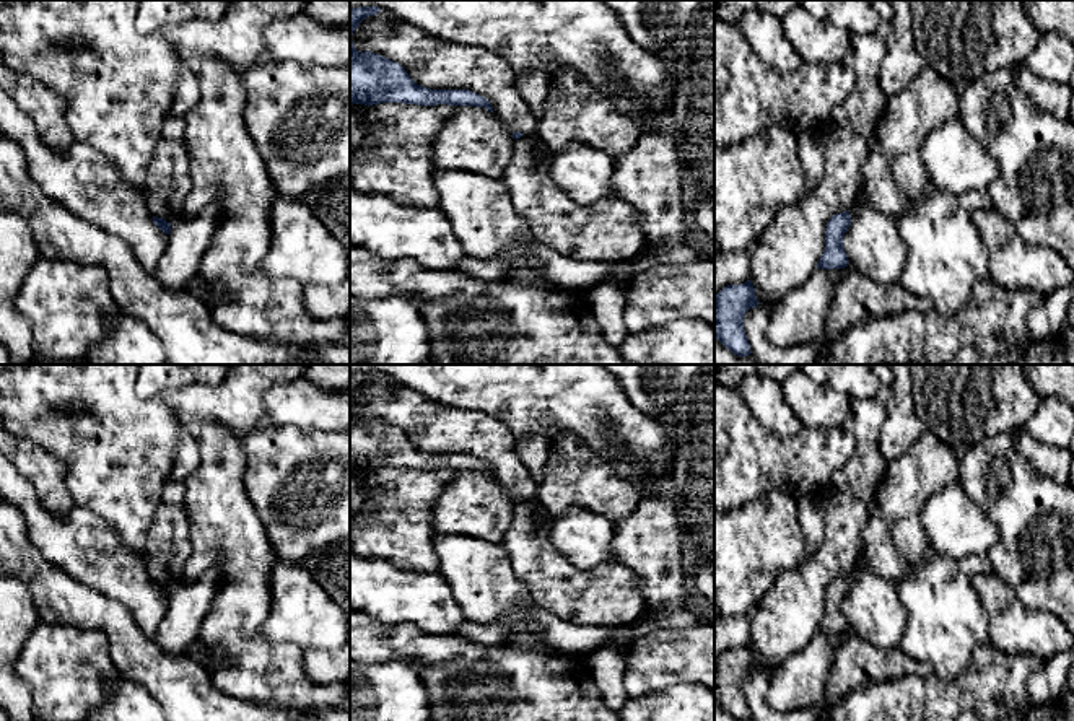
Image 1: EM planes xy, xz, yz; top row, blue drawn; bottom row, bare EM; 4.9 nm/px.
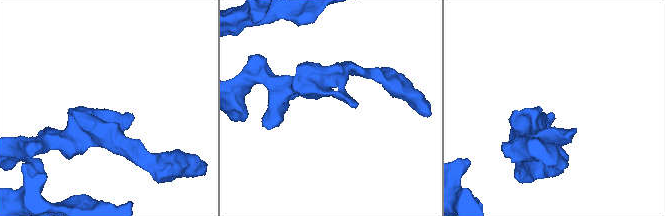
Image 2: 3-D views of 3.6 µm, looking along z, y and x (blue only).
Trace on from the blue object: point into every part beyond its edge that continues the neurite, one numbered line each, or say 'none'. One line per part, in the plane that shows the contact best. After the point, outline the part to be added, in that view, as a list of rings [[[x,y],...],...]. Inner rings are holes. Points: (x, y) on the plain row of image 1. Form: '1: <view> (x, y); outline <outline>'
none

